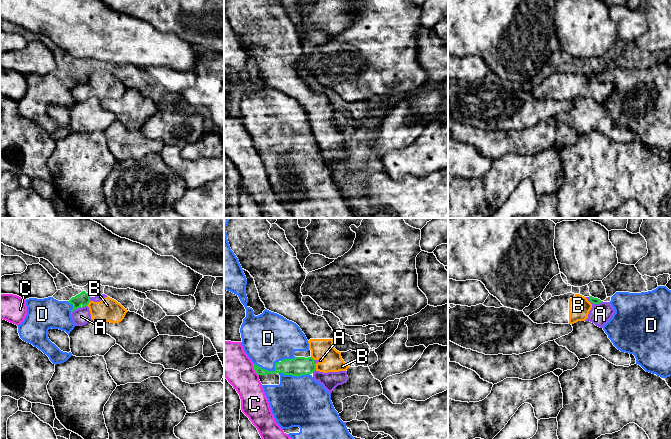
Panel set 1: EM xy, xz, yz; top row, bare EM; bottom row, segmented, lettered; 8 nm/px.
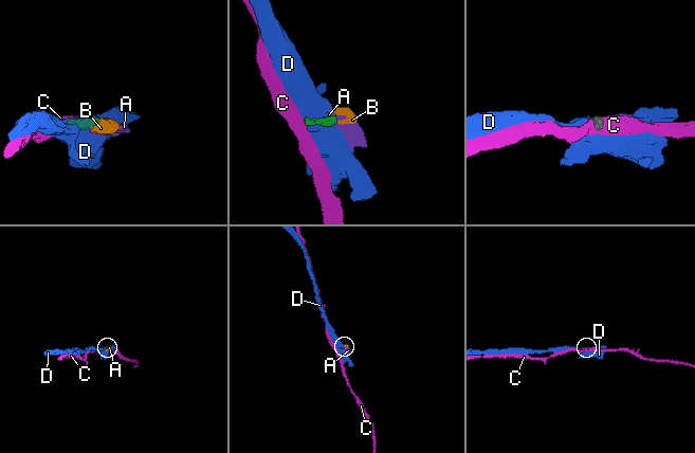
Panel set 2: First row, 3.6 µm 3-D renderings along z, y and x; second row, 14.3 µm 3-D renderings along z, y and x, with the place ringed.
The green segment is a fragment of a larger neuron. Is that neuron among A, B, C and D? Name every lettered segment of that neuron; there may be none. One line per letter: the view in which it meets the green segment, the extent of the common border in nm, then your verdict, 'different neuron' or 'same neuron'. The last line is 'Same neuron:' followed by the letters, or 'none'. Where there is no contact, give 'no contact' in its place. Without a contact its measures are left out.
A: xy | 150 nm | different neuron
B: xz | 50 nm | different neuron
C: xz | 120 nm | different neuron
D: xz | 200 nm | same neuron
Same neuron: D

